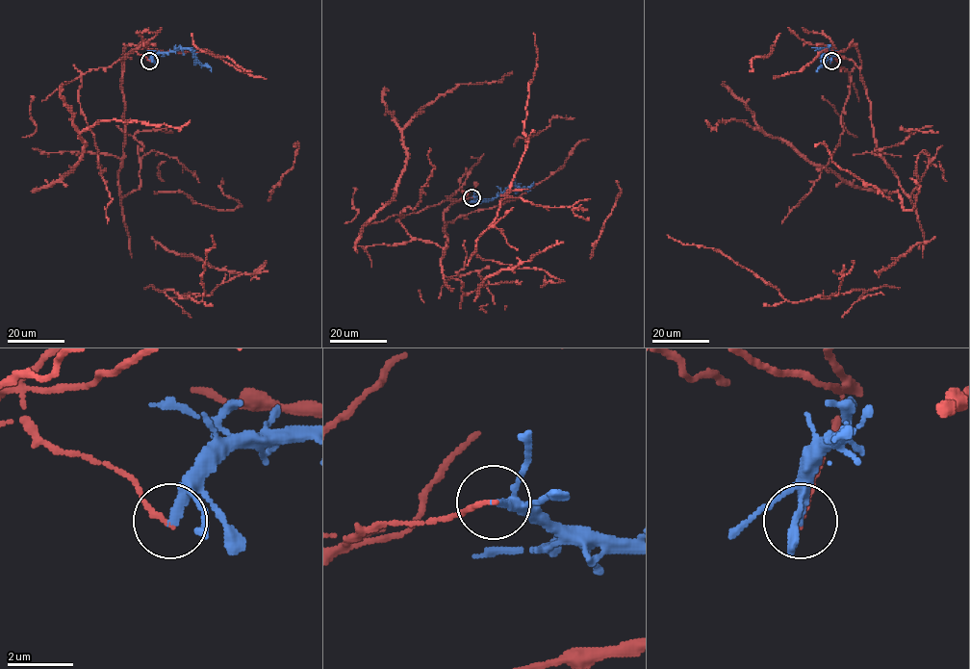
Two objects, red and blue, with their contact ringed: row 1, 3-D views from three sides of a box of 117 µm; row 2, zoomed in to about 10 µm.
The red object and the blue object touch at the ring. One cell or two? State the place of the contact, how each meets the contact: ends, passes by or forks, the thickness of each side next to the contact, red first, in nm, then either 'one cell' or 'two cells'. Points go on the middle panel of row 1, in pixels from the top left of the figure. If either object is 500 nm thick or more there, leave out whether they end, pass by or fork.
(472, 197) | red ends | blue ends | 150/240 nm | two cells

